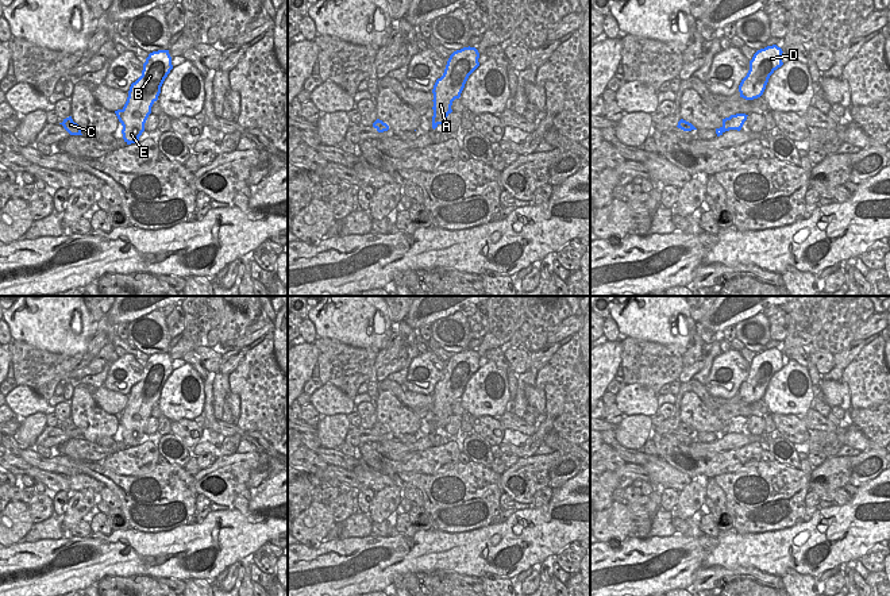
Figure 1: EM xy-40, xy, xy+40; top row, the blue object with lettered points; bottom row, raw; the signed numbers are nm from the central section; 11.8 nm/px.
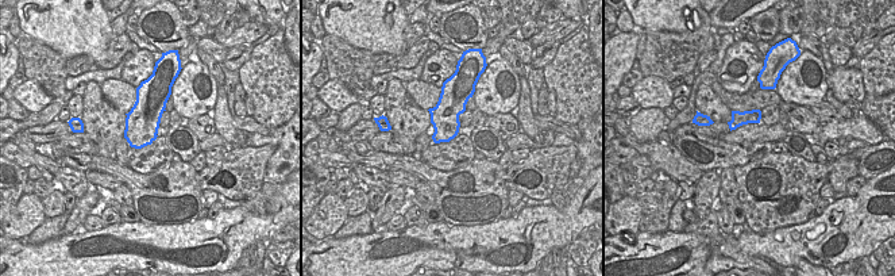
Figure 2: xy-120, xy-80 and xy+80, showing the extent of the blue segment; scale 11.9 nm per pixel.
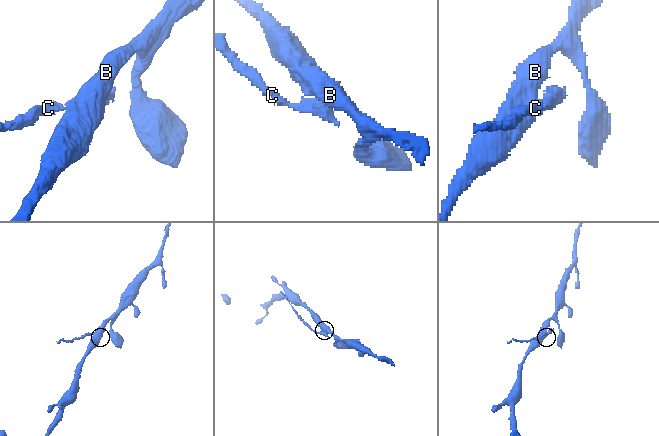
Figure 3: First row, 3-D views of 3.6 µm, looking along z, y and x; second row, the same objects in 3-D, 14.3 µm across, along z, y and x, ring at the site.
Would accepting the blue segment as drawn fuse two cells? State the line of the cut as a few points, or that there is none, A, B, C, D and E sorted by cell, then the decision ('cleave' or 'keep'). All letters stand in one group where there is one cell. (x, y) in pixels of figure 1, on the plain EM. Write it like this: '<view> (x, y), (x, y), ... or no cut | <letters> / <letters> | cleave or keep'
xy (436, 426), (434, 431) | A B D E / C | cleave

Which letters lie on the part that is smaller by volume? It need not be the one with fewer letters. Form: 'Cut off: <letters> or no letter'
Cut off: C

